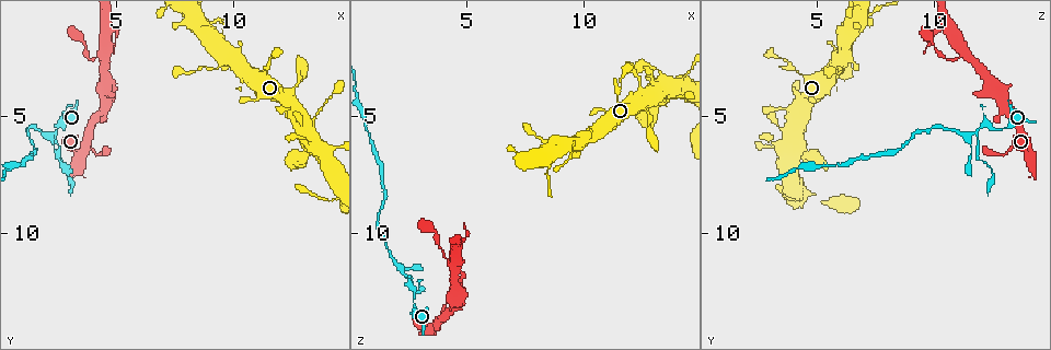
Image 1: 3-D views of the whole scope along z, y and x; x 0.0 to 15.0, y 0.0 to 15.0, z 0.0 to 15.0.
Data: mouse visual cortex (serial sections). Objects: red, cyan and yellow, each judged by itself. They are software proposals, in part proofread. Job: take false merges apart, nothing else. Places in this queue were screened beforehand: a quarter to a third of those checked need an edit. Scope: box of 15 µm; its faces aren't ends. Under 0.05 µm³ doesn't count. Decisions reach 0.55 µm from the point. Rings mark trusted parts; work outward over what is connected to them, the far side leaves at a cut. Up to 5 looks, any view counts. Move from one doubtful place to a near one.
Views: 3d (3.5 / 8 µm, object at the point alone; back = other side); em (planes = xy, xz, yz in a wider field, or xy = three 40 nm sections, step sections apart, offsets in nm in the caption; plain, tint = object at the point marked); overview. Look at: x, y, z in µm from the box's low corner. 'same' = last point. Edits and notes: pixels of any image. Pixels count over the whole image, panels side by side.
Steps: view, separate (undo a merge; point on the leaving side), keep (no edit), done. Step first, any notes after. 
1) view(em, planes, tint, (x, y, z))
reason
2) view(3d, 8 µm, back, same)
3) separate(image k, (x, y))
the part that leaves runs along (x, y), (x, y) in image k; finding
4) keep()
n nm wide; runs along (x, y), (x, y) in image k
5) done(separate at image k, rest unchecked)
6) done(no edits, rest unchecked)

view(3d, 3.5 µm, (3.5, 6.9, 14.2))
abrupt turn

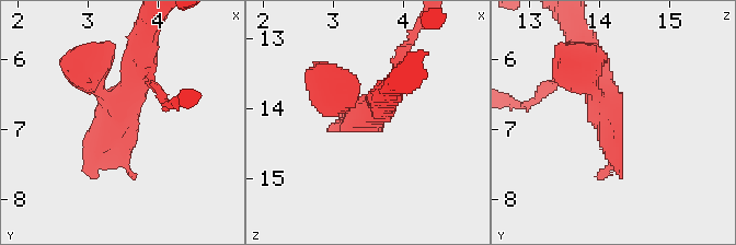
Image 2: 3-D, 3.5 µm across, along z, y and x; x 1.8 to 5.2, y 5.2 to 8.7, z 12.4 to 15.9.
view(em, xy, step 2, tint, (3.40, 6.85, 14.15))

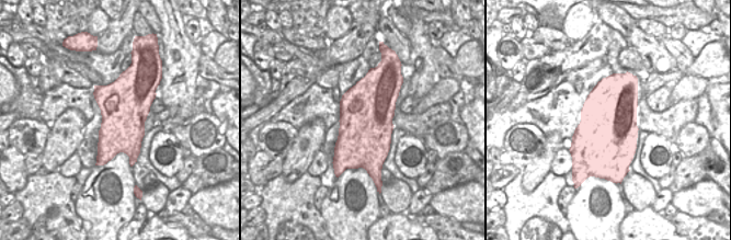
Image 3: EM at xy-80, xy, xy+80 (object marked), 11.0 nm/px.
keep()
600 nm wide; runs along (581, 68), (604, 101), (620, 178) in image 2; continuous, no second cell

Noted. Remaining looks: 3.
view(3d, 3.5 µm, back, (2.2, 5.8, 11.6))
looks like a crossing

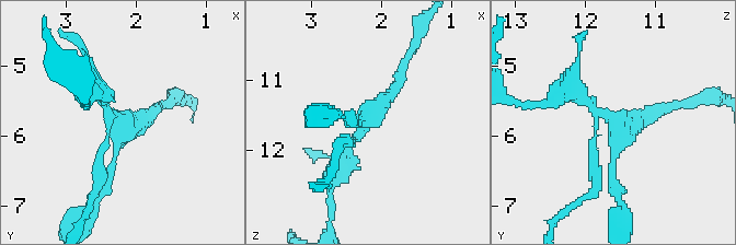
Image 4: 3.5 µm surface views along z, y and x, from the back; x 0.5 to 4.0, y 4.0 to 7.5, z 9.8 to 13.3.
view(em, xy, step 5, tint, (2.20, 5.80, 11.50))
4 arms; arms of 150, 150, 150, 200 nm

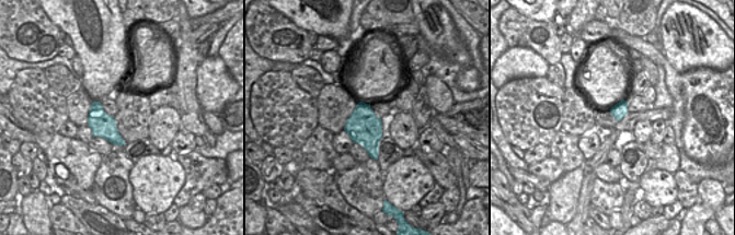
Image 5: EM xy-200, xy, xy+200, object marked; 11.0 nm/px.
separate(image 4, (593, 166))
the part that leaves runs along (595, 135), (595, 188), (559, 219) in image 4; two cells meet here

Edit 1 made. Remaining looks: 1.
done(separate at image 4, rest unchecked)

